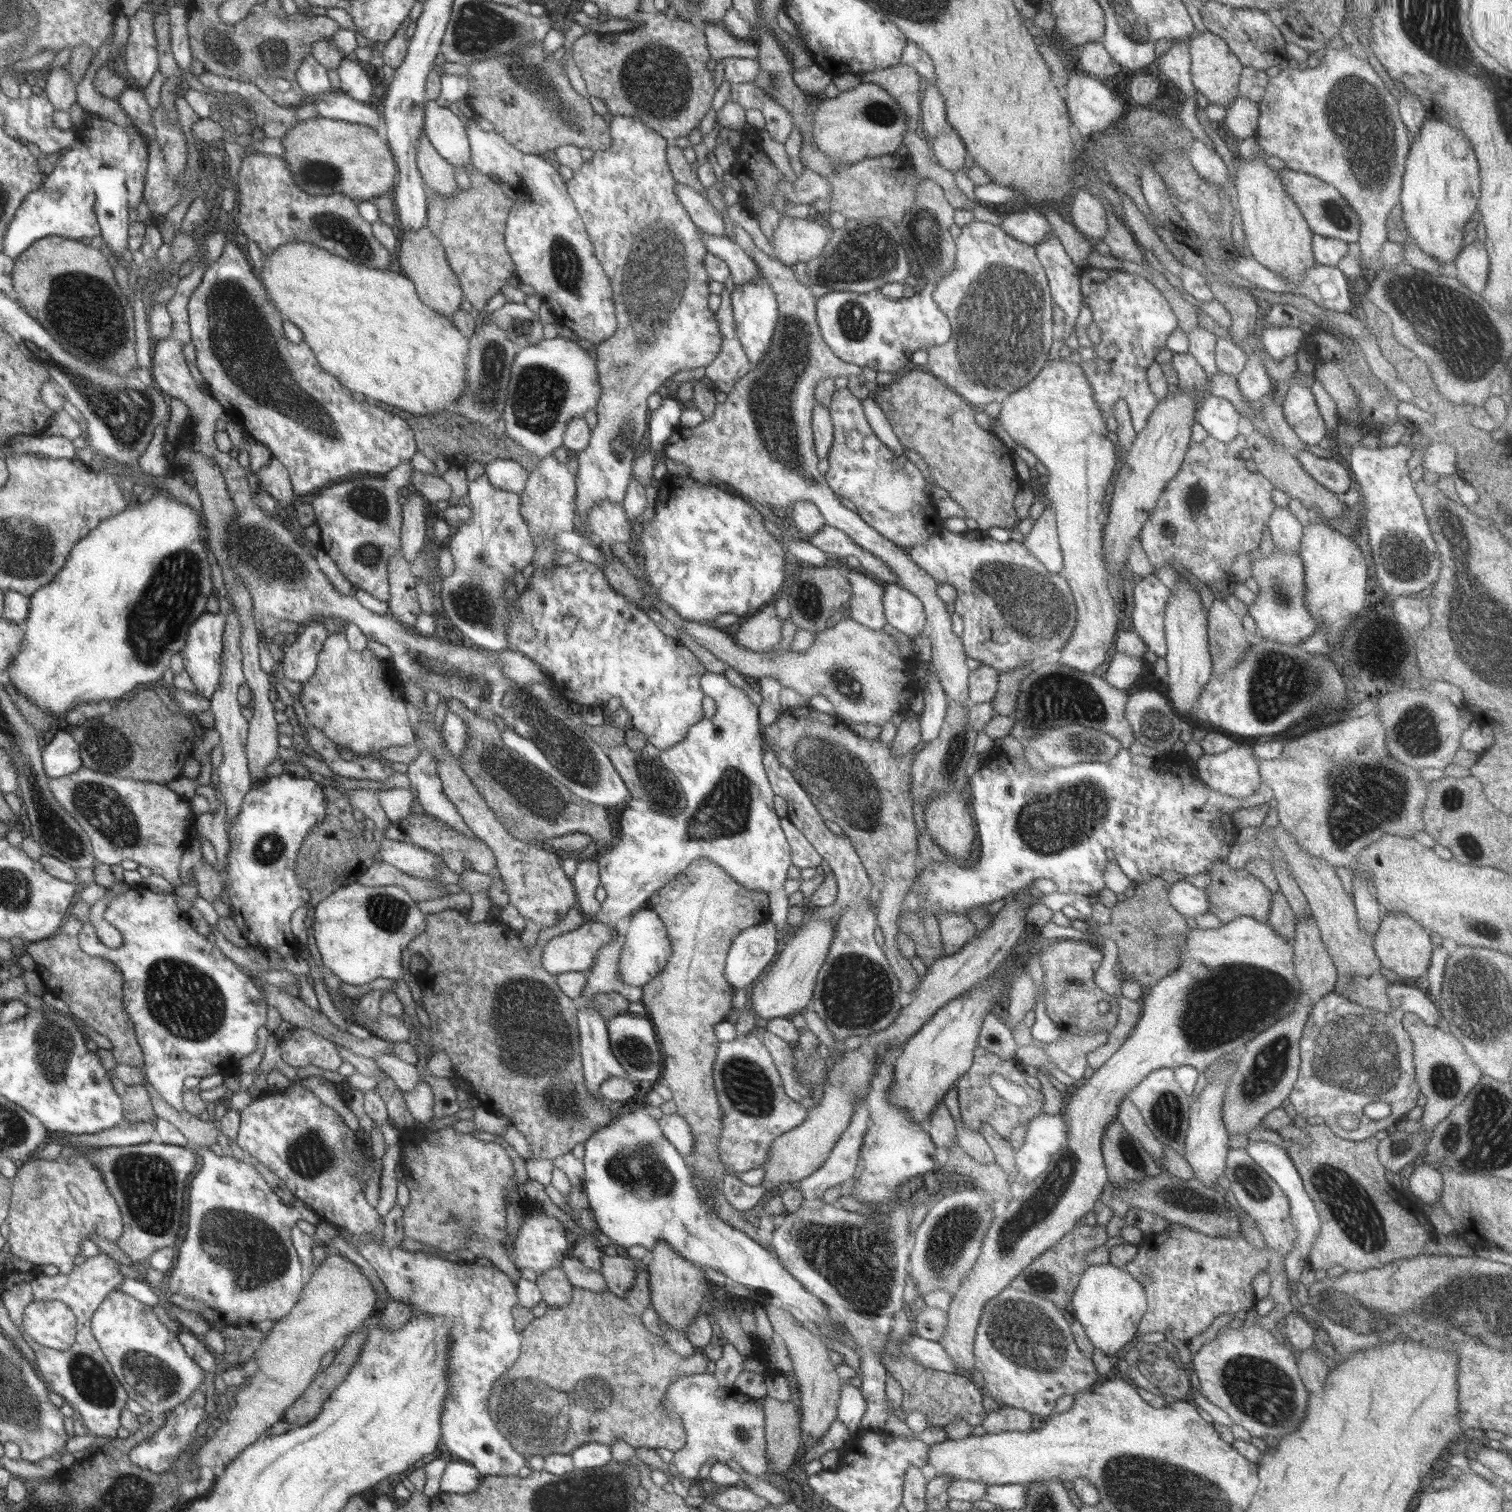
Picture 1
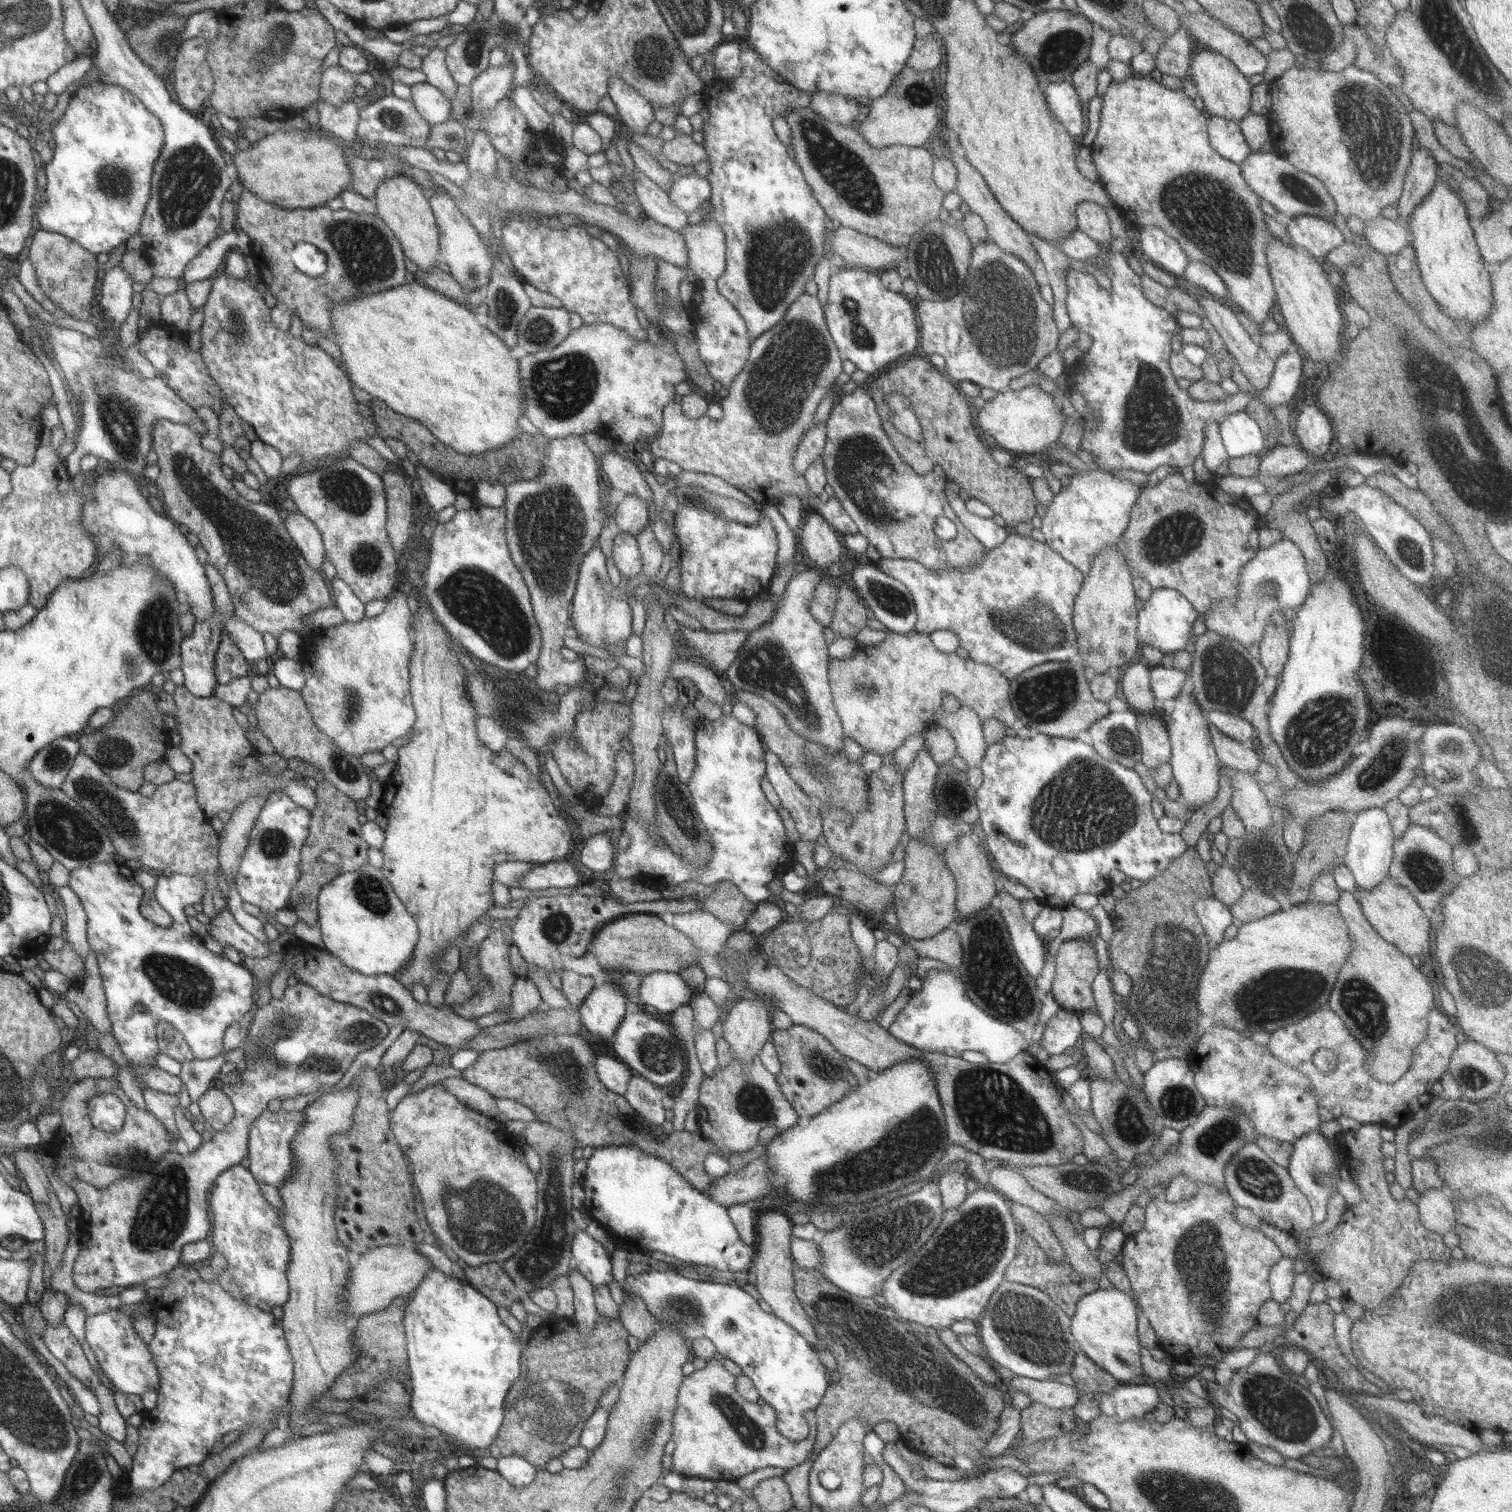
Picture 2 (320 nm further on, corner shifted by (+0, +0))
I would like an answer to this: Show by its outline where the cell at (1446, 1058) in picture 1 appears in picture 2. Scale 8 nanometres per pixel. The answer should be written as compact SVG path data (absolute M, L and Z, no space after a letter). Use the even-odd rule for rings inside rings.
M1470 1038L1457 1044L1446 1072L1452 1073L1457 1081L1462 1098L1477 1102L1492 1097L1501 1088L1506 1076L1505 1067L1500 1063L1495 1052Z

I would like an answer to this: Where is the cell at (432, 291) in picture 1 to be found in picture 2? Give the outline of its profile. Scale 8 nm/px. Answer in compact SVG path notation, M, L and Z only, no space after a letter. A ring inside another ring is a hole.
M398 175L394 178L383 180L375 190L377 212L382 220L399 237L404 252L408 258L416 263L419 272L429 271L437 265L437 257L440 254L441 229L438 225L434 209L428 204L428 196L422 192L418 183L412 182L410 177Z

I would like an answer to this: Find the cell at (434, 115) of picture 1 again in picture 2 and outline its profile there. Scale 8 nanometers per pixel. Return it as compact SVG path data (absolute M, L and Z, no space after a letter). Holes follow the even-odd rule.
M430 83L411 86L411 100L428 124L442 124L453 117L451 98L447 97L436 85Z

